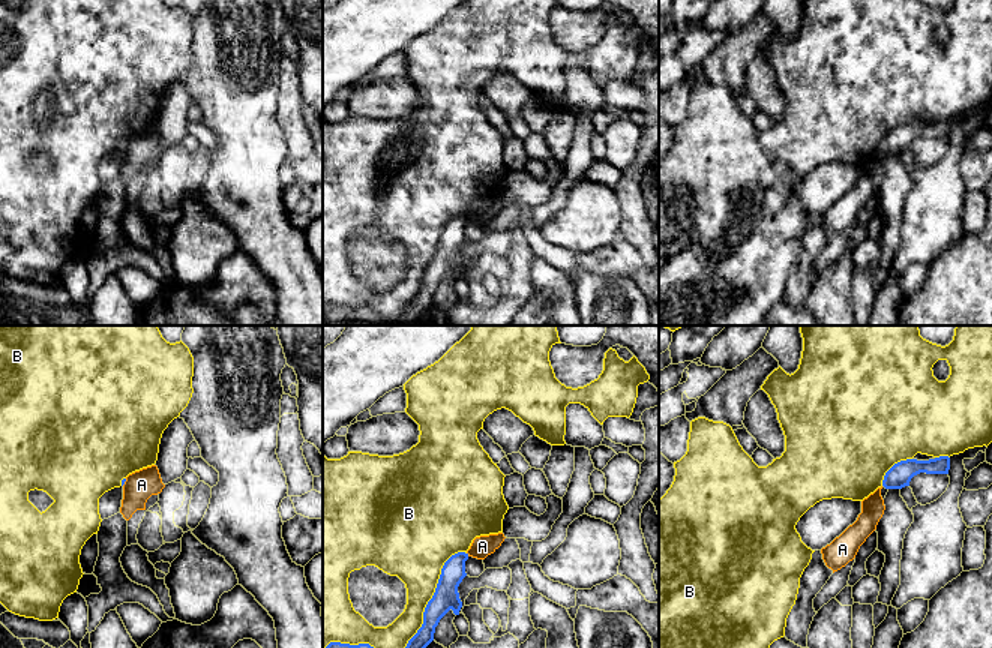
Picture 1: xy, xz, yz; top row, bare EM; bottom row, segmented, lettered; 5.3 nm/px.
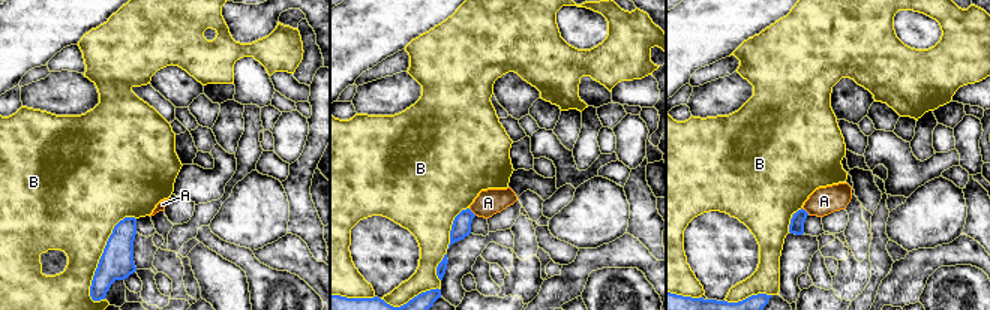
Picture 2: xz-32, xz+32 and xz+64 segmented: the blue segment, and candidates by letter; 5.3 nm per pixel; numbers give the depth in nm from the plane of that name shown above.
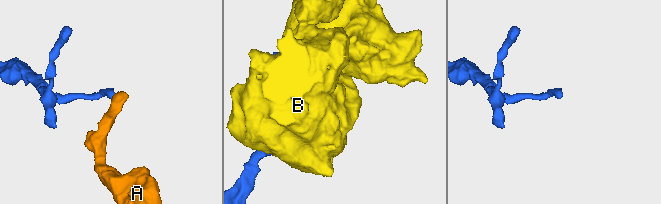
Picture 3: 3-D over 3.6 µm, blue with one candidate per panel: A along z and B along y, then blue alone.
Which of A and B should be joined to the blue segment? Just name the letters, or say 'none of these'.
none of these

